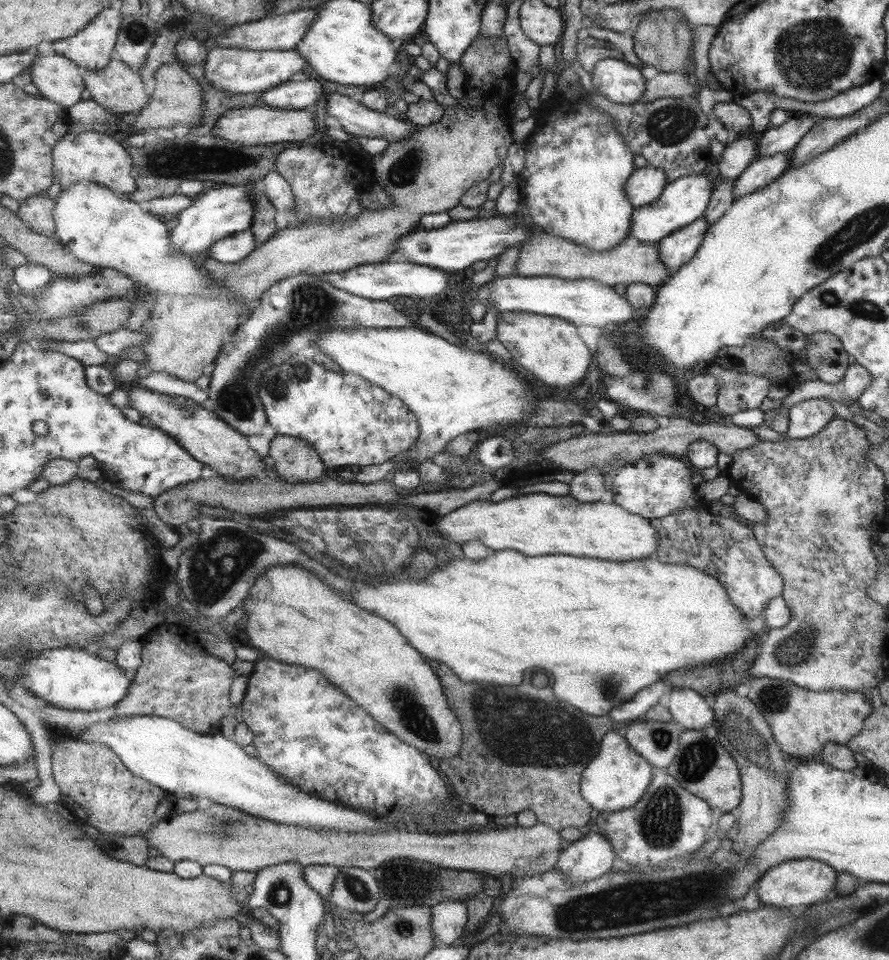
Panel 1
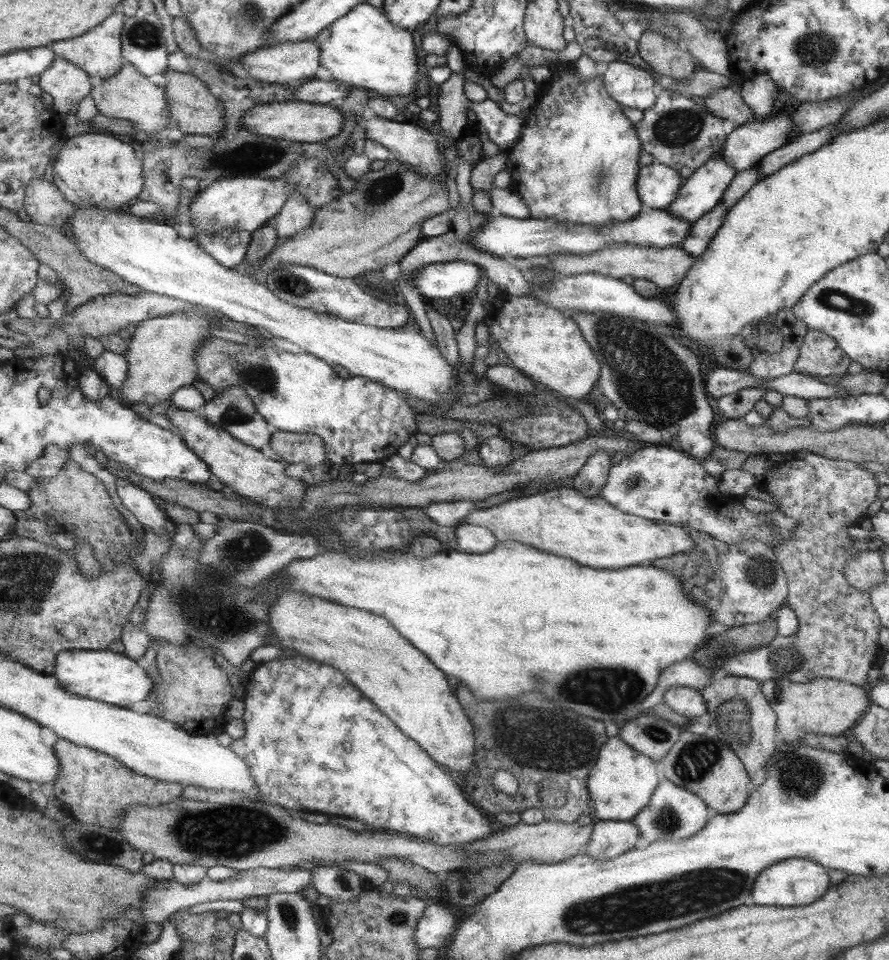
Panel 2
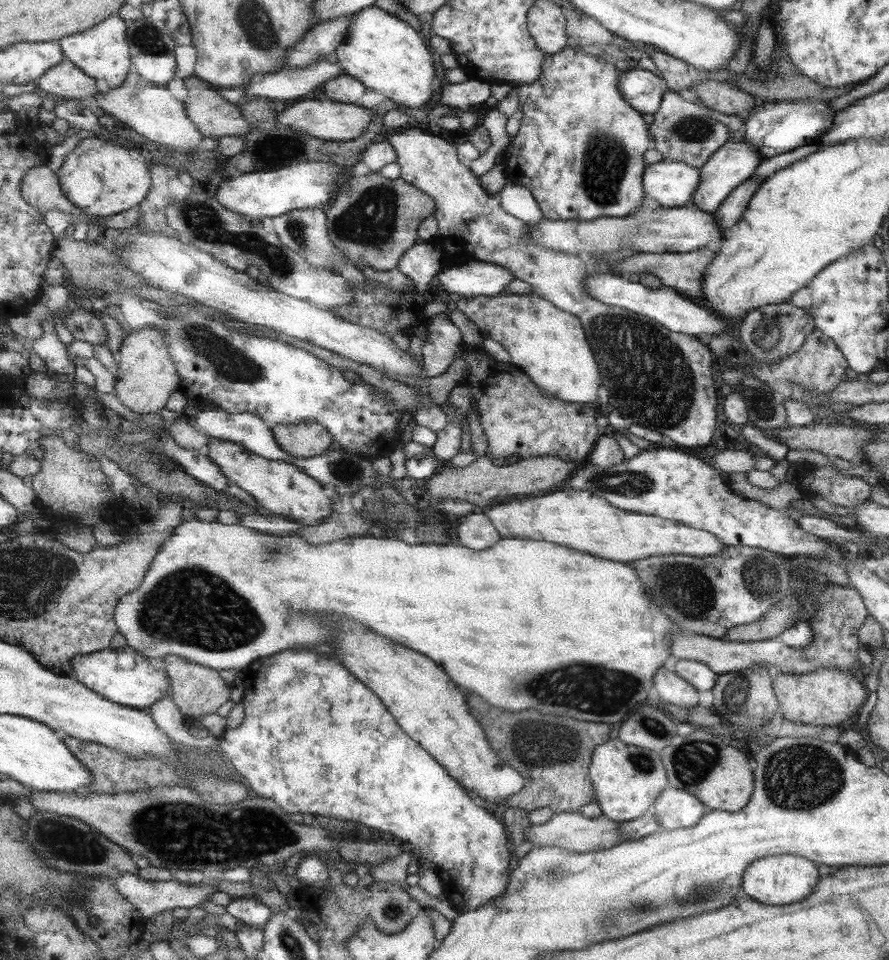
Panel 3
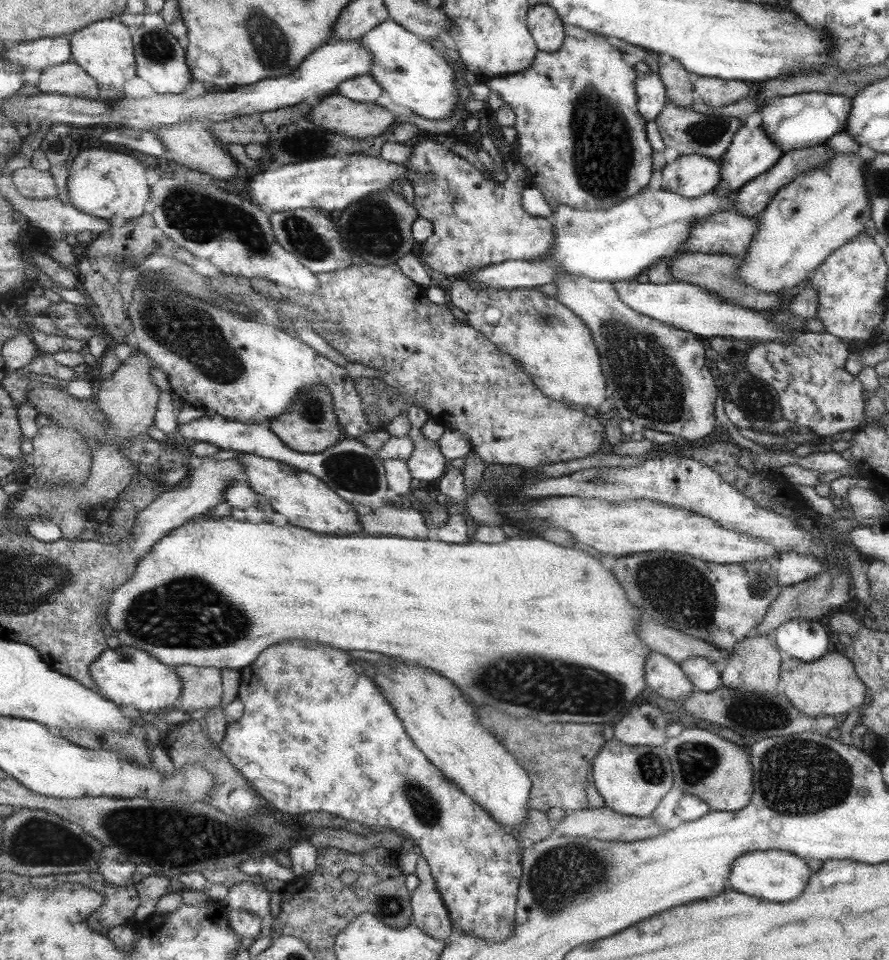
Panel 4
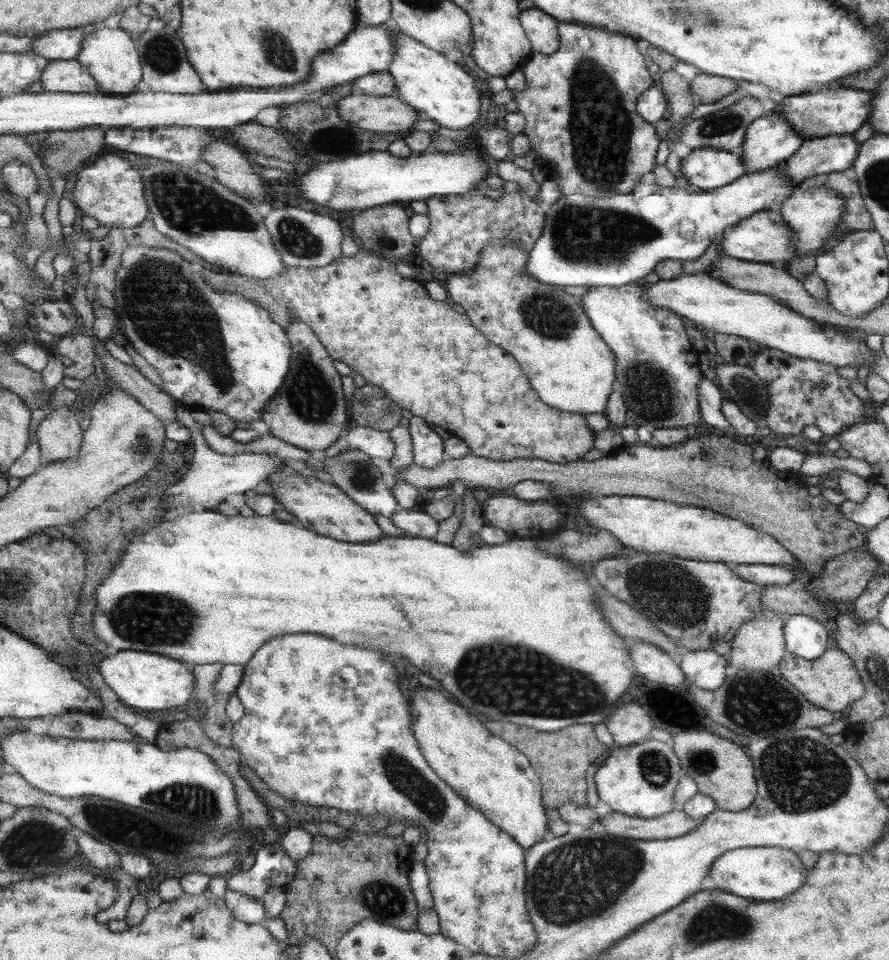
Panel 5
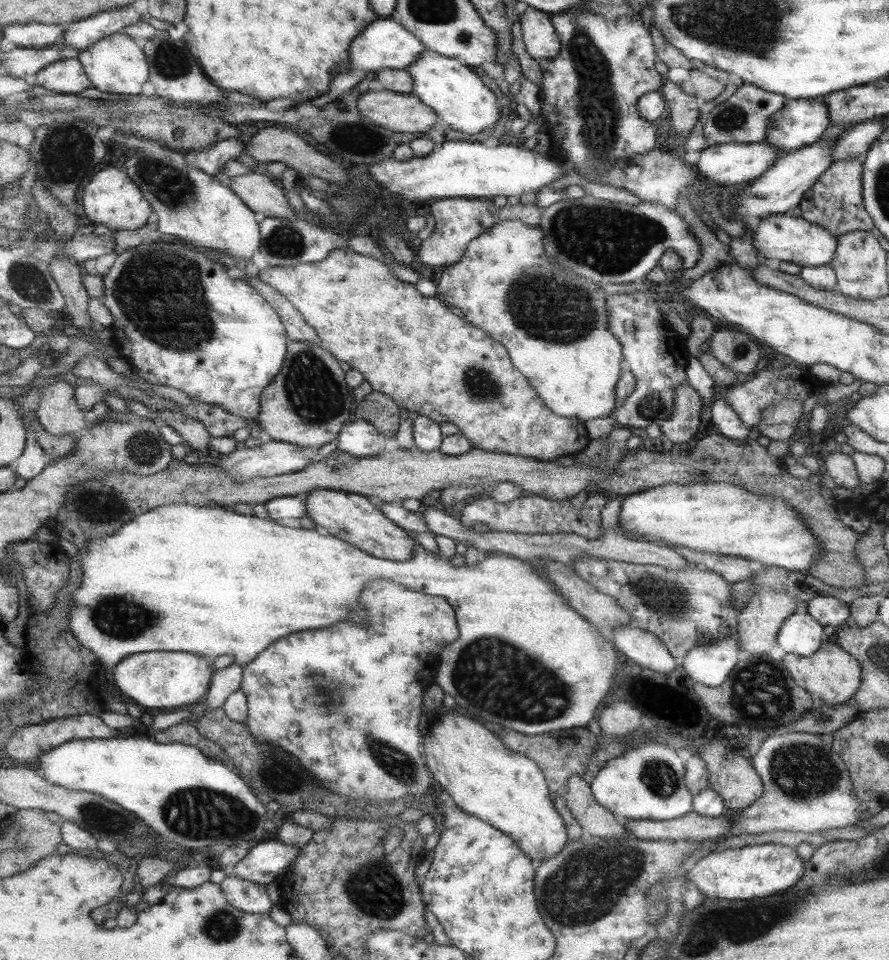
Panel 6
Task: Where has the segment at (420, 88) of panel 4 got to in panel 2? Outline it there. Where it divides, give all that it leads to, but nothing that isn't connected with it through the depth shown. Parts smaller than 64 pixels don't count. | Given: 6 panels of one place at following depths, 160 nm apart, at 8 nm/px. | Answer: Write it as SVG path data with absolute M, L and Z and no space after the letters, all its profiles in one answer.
M367 3L359 4L349 14L324 28L315 39L321 48L321 64L330 71L335 80L378 92L384 98L389 95L409 96L415 92L419 66L417 66L417 48L413 34L409 30L395 26L383 9Z

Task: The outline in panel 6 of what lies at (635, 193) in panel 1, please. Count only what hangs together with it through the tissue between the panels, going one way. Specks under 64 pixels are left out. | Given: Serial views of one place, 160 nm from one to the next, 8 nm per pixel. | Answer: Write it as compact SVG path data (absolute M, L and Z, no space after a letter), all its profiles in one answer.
M764 140L749 144L737 144L736 142L713 144L700 150L699 158L697 158L694 168L696 168L696 172L700 176L704 176L709 182L718 186L743 184L743 182L756 179L761 173L767 171L778 154L779 150L769 146Z

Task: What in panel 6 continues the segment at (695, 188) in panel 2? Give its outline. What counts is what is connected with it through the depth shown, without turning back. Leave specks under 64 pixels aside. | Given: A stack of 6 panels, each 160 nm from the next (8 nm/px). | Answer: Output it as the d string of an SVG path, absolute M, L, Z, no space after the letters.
M785 98L785 103L768 120L764 141L779 152L792 152L820 140L828 126L827 109L821 98L800 98L799 100Z

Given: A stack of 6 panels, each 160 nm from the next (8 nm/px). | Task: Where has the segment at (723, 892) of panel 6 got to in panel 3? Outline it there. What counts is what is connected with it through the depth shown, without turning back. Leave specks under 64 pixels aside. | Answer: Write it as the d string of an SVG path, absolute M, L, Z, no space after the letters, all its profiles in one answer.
M777 854L752 861L741 880L745 882L742 886L744 893L749 894L749 898L769 906L785 906L785 904L801 902L813 892L815 884L820 882L816 863L791 854Z

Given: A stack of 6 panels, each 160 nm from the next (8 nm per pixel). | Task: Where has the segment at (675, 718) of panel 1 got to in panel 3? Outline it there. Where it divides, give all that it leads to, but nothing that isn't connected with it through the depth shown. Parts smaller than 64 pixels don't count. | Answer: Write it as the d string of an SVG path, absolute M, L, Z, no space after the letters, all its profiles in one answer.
M661 668L656 673L653 688L657 691L660 702L685 709L698 705L698 692L685 679L679 678L671 668Z

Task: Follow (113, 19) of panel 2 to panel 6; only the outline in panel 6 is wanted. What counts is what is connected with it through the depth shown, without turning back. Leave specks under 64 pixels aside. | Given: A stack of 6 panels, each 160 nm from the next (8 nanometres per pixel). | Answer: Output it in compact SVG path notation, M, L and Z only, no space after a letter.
M123 31L103 37L89 50L80 52L78 58L82 62L94 88L115 94L141 94L145 82L149 80L149 62L140 43Z

